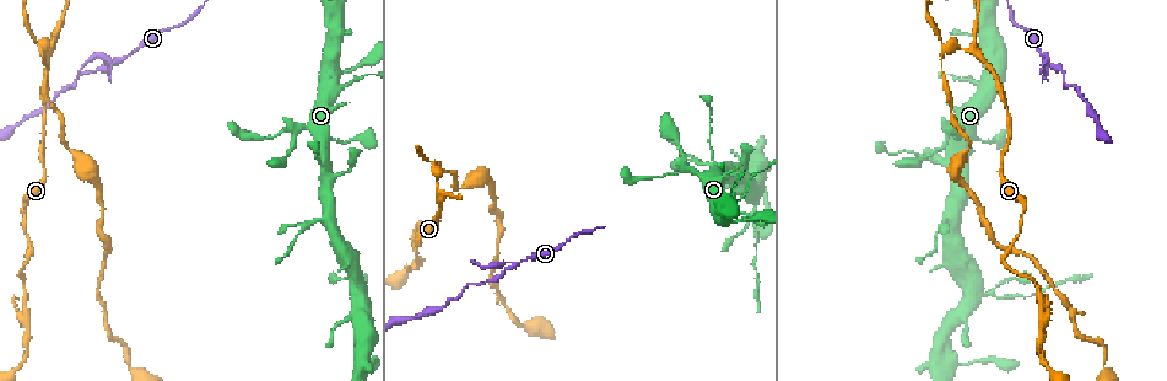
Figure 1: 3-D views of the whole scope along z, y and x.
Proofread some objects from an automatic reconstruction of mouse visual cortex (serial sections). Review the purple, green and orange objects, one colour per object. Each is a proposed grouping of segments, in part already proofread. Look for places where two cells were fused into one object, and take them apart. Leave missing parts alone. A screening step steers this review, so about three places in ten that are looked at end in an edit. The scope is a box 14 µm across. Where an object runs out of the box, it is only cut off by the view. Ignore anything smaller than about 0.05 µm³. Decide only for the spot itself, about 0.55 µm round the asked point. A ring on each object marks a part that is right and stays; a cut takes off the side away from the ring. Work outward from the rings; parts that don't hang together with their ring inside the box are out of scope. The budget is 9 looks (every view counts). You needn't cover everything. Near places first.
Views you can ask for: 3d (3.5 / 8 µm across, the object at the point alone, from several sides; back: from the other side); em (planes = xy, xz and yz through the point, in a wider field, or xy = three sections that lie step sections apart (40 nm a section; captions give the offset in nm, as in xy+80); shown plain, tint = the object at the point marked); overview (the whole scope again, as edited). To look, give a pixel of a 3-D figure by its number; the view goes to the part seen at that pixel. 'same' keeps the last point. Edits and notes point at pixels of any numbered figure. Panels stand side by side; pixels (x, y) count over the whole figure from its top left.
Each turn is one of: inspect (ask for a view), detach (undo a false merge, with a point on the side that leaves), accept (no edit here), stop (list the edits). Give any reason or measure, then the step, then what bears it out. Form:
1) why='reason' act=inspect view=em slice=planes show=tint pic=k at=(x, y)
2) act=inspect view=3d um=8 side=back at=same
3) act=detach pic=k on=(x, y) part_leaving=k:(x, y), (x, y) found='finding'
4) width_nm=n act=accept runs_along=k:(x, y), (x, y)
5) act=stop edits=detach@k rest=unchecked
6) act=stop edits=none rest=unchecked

why='three arms meet' act=inspect view=3d um=3.5 side=back pic=1 at=(961, 173)

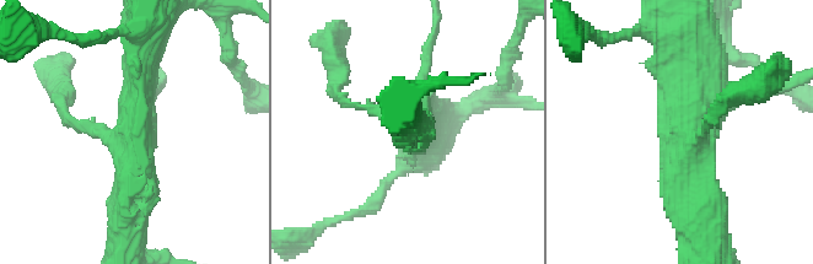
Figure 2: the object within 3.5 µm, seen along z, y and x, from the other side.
arms=3 arm_widths_nm=150,450,450 why='need the tissue' act=inspect view=em slice=xy step=1 show=tint pic=2 at=(134, 140)

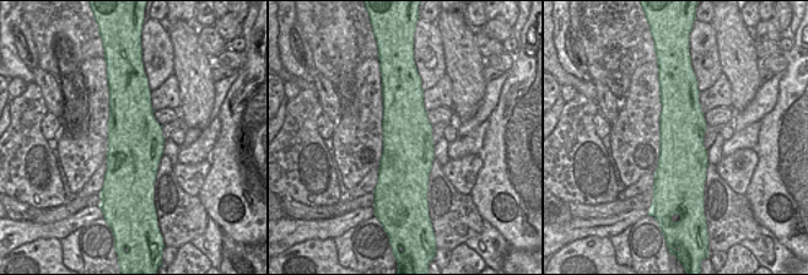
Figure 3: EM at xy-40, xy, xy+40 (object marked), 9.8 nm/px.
why='another direction' act=inspect view=em slice=xy step=5 show=tint at=same

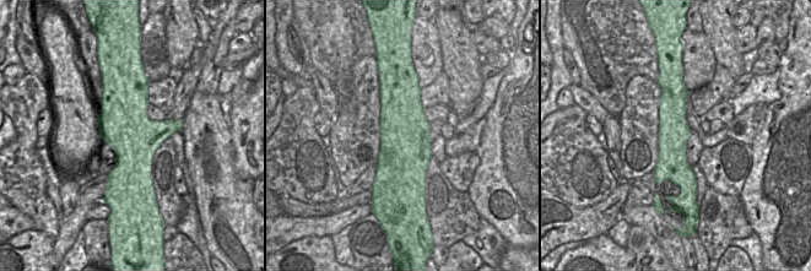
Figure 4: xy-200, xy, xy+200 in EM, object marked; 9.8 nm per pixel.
act=accept runs_along=2:(143, 57), (132, 132), (128, 222) found='all the same cell'

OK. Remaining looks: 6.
why='thin arm on a thick one' act=inspect view=3d um=3.5 pic=1 at=(365, 295)

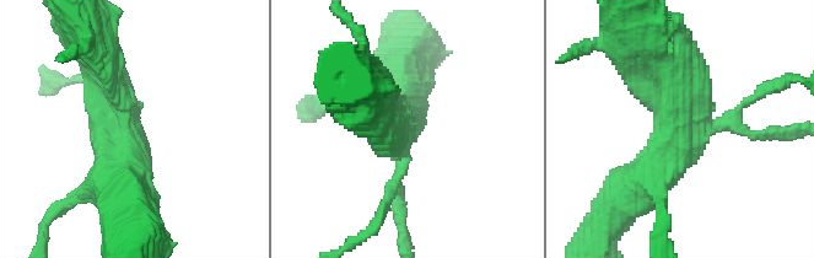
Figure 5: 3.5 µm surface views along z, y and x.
arms=4 act=accept runs_along=5:(98, 54), (120, 122), (124, 189) found='all the same cell'

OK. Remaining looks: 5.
why='abrupt turn' act=inspect view=3d um=3.5 pic=1 at=(1006, 262)

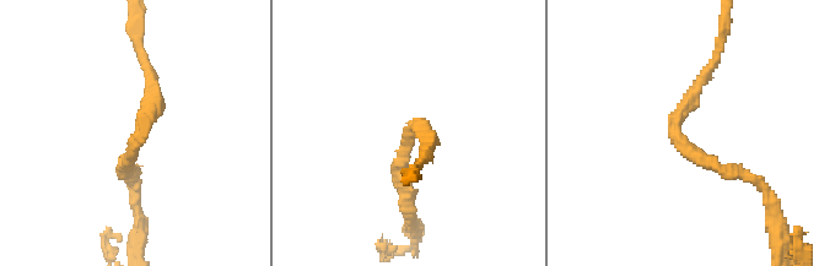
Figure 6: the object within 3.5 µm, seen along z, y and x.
arm_widths_nm=150,150 act=inspect view=em slice=xy step=5 show=tint pic=6 at=(138, 133)

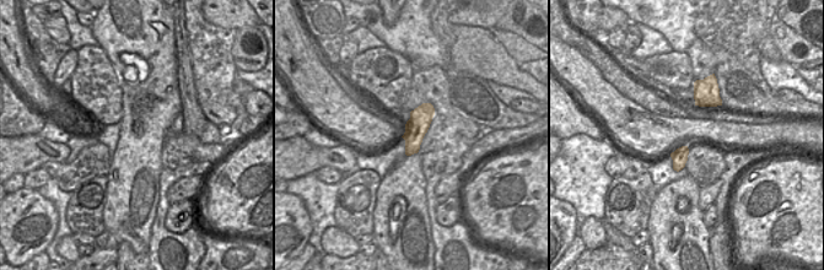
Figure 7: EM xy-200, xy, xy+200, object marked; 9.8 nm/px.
act=accept runs_along=6:(710, 66), (675, 134), (742, 175) found='continuous, no second cell'

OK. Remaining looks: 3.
why='three-way junction' act=inspect view=3d um=3.5 pic=1 at=(434, 167)

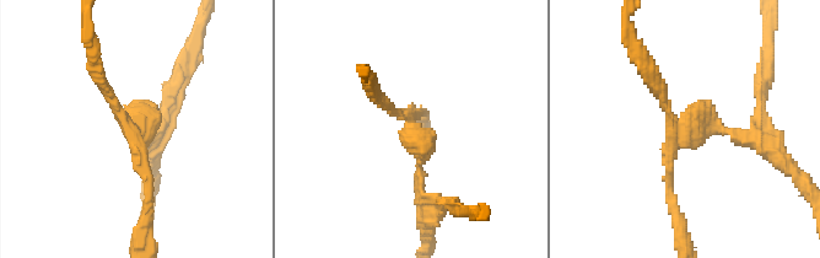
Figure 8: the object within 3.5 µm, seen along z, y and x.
arms=3 arm_widths_nm=150,150,150 why='now the EM' act=inspect view=em slice=xy step=1 show=tint pic=8 at=(677, 136)

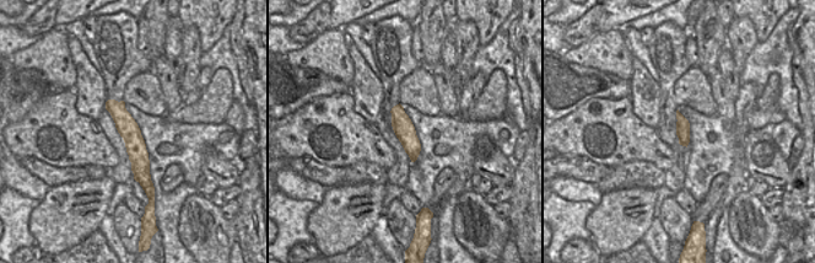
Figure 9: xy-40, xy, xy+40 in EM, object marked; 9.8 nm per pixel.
why='another direction' act=inspect view=em slice=planes show=tint at=same

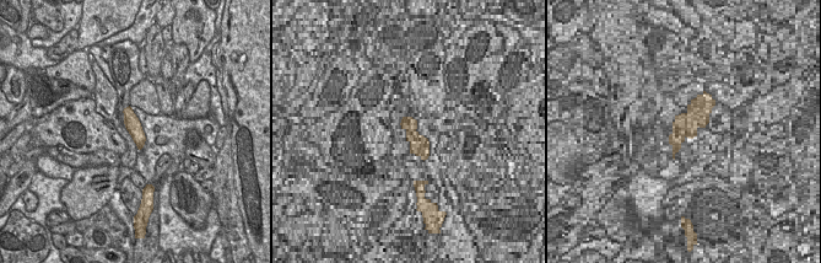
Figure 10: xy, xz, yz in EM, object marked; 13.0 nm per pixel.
act=detach pic=8 on=(669, 187) part_leaving=8:(676, 140), (669, 198), (685, 246) found='two cells meet here'

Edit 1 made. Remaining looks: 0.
act=stop edits=detach@8 rest=unchecked

